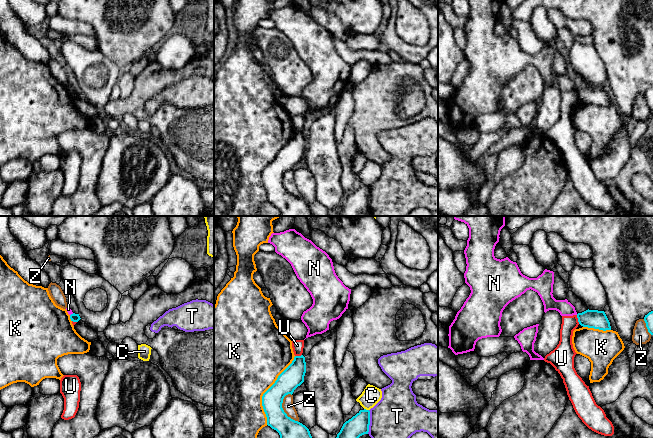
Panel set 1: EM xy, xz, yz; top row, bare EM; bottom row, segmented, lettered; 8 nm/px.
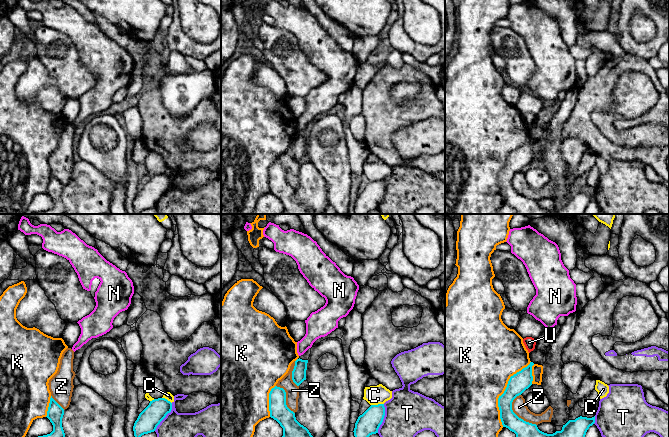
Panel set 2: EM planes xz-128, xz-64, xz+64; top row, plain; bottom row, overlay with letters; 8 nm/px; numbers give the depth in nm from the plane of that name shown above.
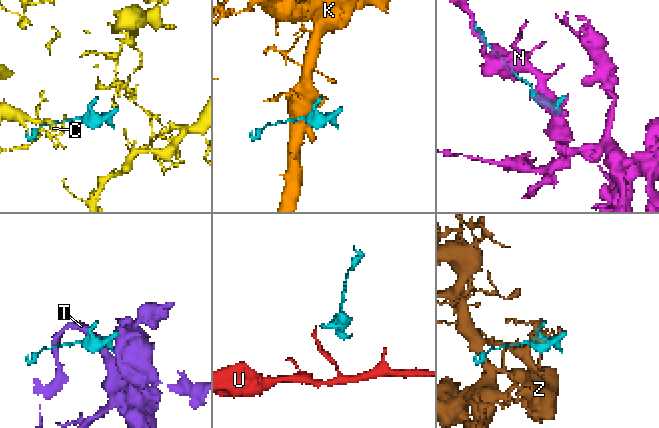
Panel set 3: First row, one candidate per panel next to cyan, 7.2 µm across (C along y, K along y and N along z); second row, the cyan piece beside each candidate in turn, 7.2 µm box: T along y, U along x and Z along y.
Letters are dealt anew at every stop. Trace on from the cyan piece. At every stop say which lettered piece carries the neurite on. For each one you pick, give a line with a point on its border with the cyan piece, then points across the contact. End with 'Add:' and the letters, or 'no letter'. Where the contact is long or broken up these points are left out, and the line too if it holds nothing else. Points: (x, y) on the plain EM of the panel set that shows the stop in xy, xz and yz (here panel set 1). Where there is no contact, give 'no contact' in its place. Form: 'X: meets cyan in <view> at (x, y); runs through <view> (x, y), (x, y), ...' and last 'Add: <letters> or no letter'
Add: no letter

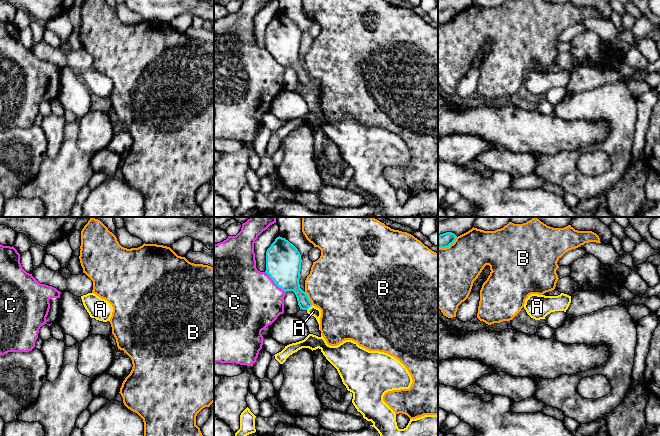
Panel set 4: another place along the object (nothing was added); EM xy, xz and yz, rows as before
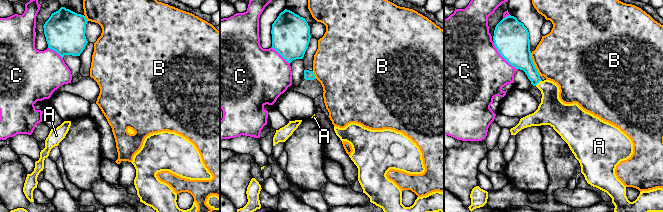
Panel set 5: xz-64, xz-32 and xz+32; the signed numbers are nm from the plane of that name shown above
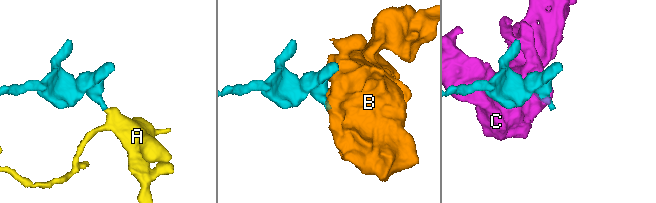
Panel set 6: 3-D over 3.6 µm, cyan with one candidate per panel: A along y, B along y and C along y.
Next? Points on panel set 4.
A: meets cyan in xz at (308, 84); runs through xz (291, 58), (308, 84), (313, 87)
Add: A

